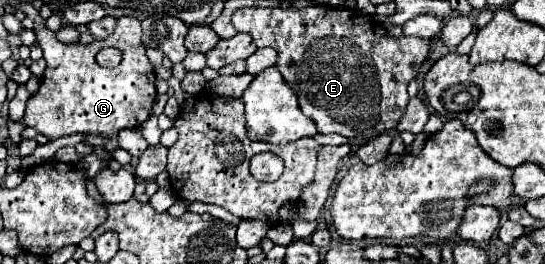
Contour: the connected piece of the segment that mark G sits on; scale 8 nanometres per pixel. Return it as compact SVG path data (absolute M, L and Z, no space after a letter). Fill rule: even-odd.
M42 16L34 18L34 34L38 38L38 44L48 66L38 92L34 92L26 104L26 114L22 122L34 128L36 132L44 134L48 140L56 140L76 132L112 134L110 142L103 145L106 150L106 162L95 154L85 156L77 165L77 168L84 172L84 176L89 177L87 179L92 179L102 170L104 164L113 159L112 150L118 148L118 130L138 128L152 114L152 104L156 98L154 66L146 58L146 48L140 42L140 20L120 16L112 36L108 36L106 40L96 40L86 46L60 43L56 34L44 24L46 20ZM108 46L122 50L122 62L116 68L104 68L96 62L96 54Z

